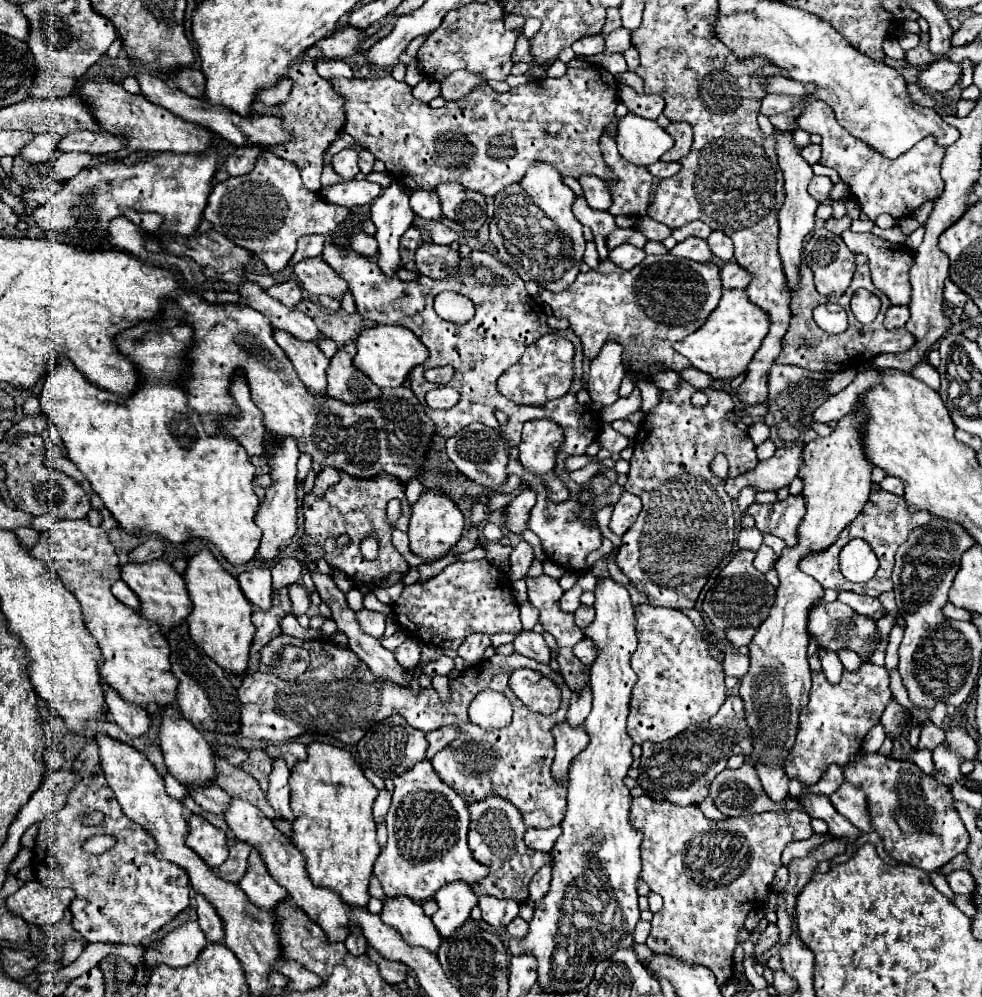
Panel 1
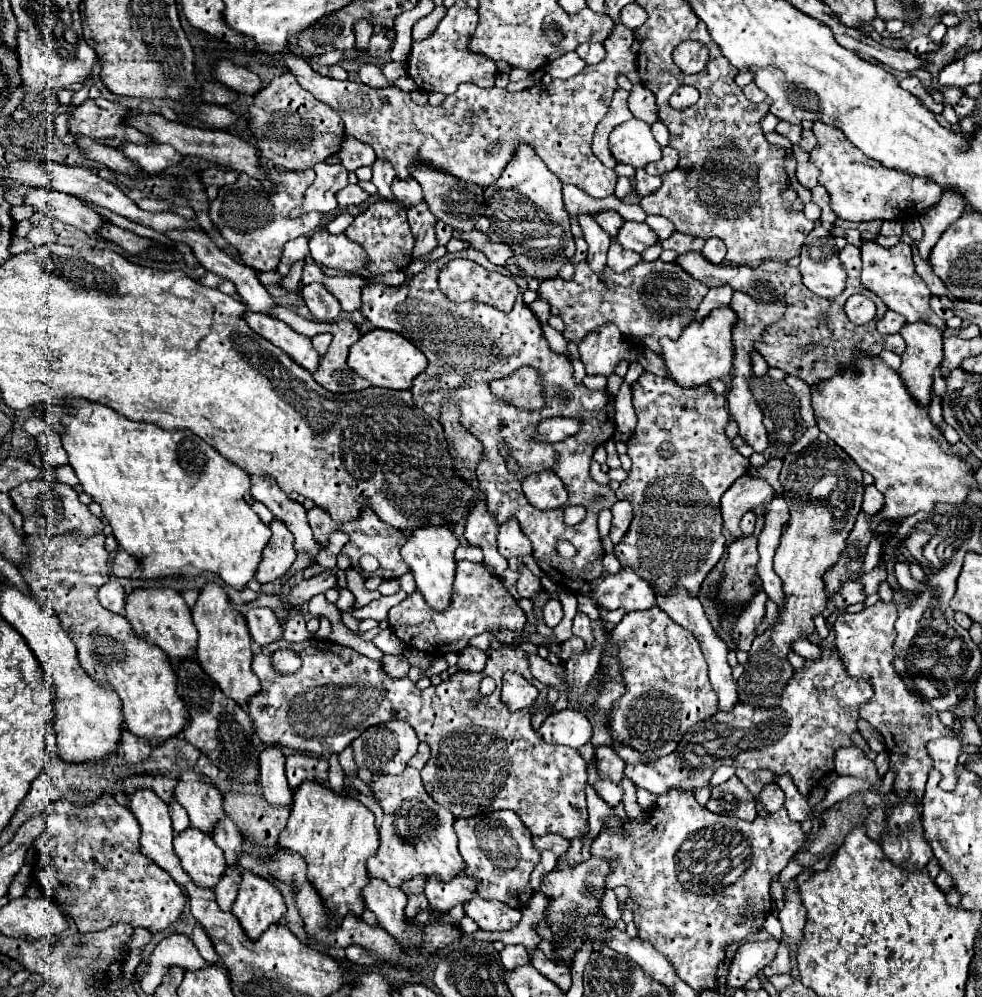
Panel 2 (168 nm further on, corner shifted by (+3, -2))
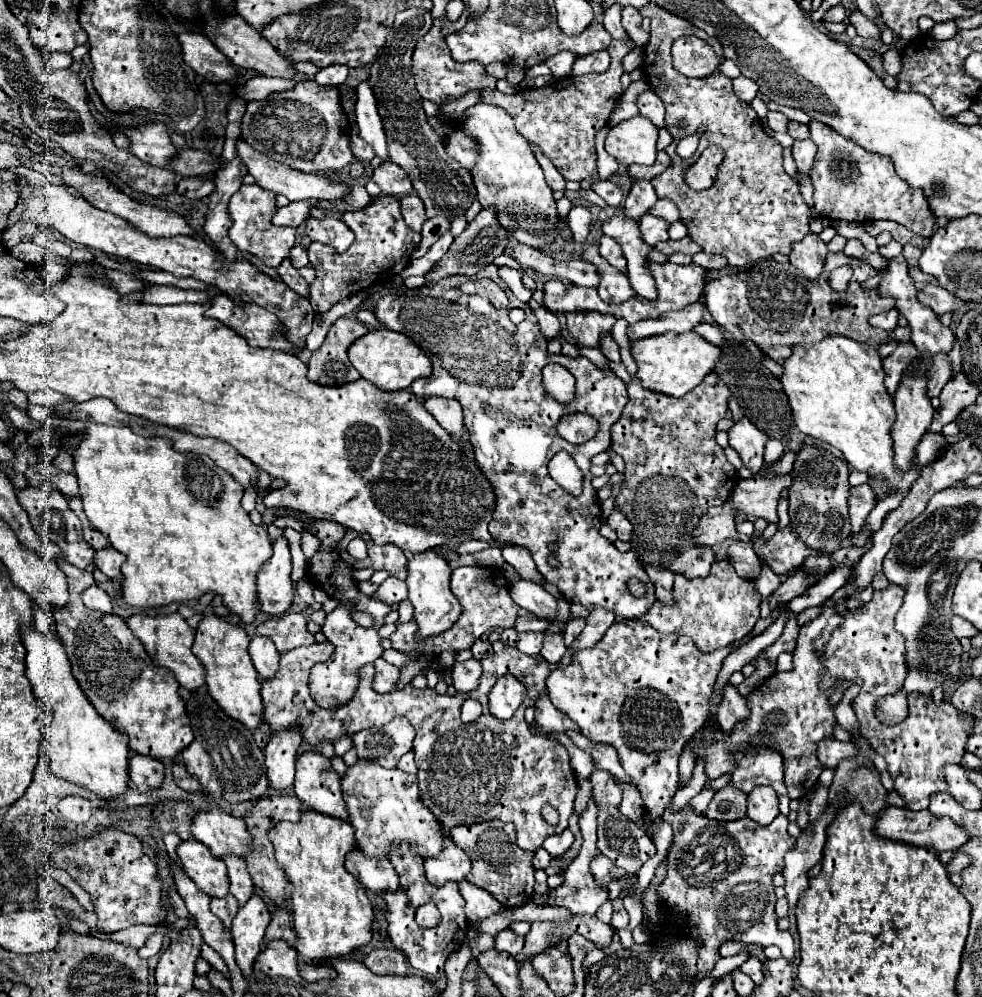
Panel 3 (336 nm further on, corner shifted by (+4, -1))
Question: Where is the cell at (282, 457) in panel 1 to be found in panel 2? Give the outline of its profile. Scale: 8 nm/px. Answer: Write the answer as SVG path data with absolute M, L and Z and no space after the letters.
M271 520L269 528L273 536L263 550L263 558L255 574L257 582L261 584L273 582L275 578L283 576L297 558L293 548L293 534L287 530L287 526L281 520Z

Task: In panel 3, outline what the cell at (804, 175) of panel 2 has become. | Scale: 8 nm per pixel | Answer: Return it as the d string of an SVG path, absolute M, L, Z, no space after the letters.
M810 139L804 141L794 141L792 145L792 157L796 161L796 167L804 173L808 173L814 165L814 155L816 155L816 145Z

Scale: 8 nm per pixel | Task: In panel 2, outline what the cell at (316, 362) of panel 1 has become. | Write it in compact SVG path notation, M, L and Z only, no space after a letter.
M245 312L245 320L247 320L247 324L251 326L253 332L257 332L259 336L273 342L277 348L287 352L291 356L291 360L295 360L299 366L303 366L311 374L317 370L321 358L319 358L317 350L313 348L311 338L307 338L303 334L297 334L285 322L281 322L277 318L271 318L267 314Z

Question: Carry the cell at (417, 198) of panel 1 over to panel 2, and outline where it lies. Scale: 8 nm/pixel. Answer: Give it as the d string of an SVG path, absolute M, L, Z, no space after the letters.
M409 178L409 180L395 180L393 182L393 194L395 194L397 202L401 202L407 208L409 206L417 206L423 200L421 186L413 178Z

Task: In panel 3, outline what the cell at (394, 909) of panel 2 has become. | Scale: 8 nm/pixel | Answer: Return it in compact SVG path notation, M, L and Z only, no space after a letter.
M352 849L346 857L346 869L358 877L358 881L372 893L382 895L386 891L398 889L398 875L390 861L372 861L372 857L364 857L360 849Z

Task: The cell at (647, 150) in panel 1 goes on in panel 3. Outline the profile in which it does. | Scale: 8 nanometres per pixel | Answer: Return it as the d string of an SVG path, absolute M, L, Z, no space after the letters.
M642 115L620 121L606 137L606 151L622 165L652 165L656 161L658 129Z

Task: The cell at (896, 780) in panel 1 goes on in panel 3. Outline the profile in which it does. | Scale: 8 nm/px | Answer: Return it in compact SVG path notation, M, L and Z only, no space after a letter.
M830 737L830 739L820 741L816 755L818 755L818 761L824 767L834 769L840 763L840 759L856 755L856 745L854 743L844 743L844 741L838 741L838 739Z

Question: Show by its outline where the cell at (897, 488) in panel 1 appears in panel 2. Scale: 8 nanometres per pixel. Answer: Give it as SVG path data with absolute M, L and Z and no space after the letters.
M871 484L865 488L865 496L863 496L863 512L865 514L875 514L877 510L883 508L883 502L885 502L885 496Z

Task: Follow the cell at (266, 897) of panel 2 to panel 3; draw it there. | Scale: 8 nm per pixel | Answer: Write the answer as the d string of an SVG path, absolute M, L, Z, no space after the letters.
M252 895L250 901L244 907L240 907L240 911L232 921L230 931L236 947L236 963L244 975L252 973L268 923L270 923L270 911L258 895Z

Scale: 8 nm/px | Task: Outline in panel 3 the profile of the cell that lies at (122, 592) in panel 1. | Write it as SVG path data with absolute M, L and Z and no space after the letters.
M92 585L88 587L86 591L82 591L82 601L88 609L94 609L94 611L100 611L100 613L112 613L112 599L108 597L108 593L98 587L98 585Z

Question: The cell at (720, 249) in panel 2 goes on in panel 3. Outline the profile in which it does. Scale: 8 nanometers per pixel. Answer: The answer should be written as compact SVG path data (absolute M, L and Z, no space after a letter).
M696 253L694 257L694 263L698 263L700 267L704 267L704 269L708 269L708 271L720 271L720 269L724 269L724 267L728 267L728 261L724 259L724 257L718 257L718 255L708 255L708 253Z

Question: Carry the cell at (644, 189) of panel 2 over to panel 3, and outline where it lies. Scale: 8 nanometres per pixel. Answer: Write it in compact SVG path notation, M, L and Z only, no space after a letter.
M636 181L630 189L630 195L624 203L624 215L632 217L632 221L640 221L644 213L648 213L656 203L656 193L650 181Z

